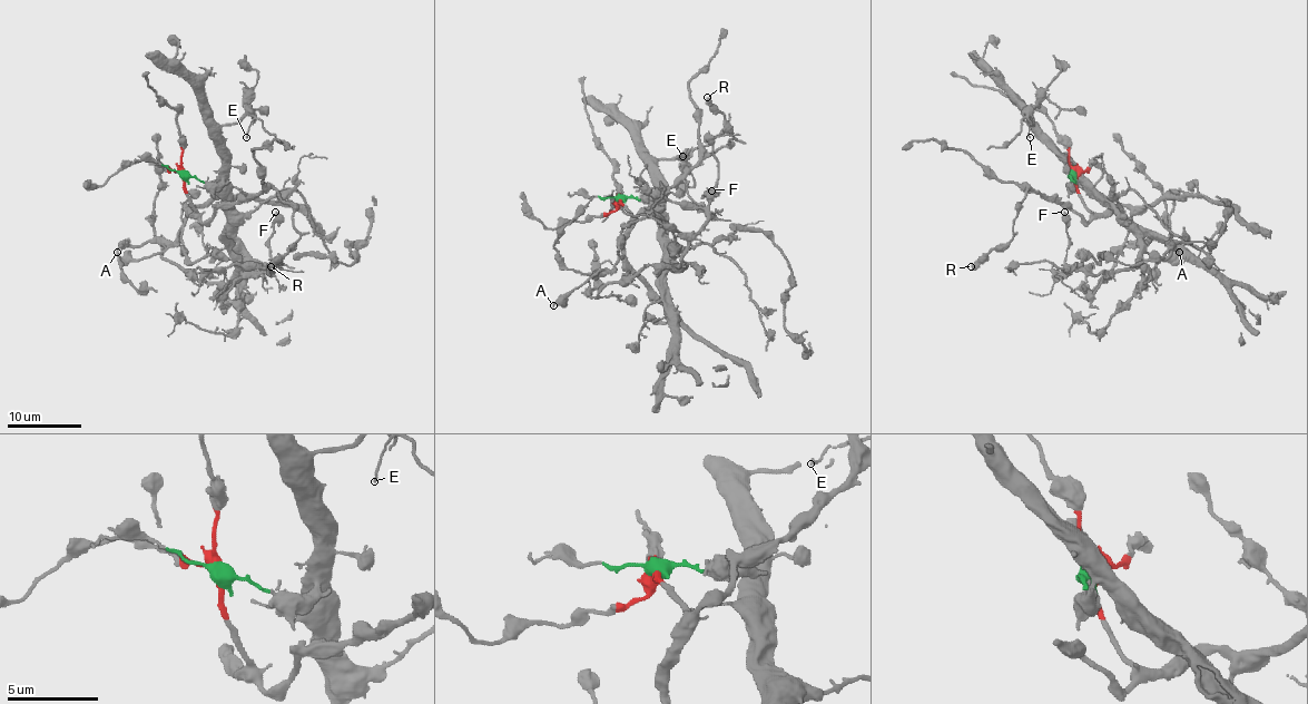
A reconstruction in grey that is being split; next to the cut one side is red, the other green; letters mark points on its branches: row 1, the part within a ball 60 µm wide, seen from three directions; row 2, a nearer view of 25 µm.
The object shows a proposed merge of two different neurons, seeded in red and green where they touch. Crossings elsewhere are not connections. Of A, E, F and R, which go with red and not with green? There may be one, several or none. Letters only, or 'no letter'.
A, R

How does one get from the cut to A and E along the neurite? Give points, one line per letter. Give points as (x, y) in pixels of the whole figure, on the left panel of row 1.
A: (183, 172), (185, 193), (194, 211), (186, 207), (186, 222), (179, 235), (147, 257), (121, 258), (116, 252)
E: (183, 174), (213, 183), (222, 179), (222, 127), (236, 124), (249, 115), (255, 120), (245, 137)

